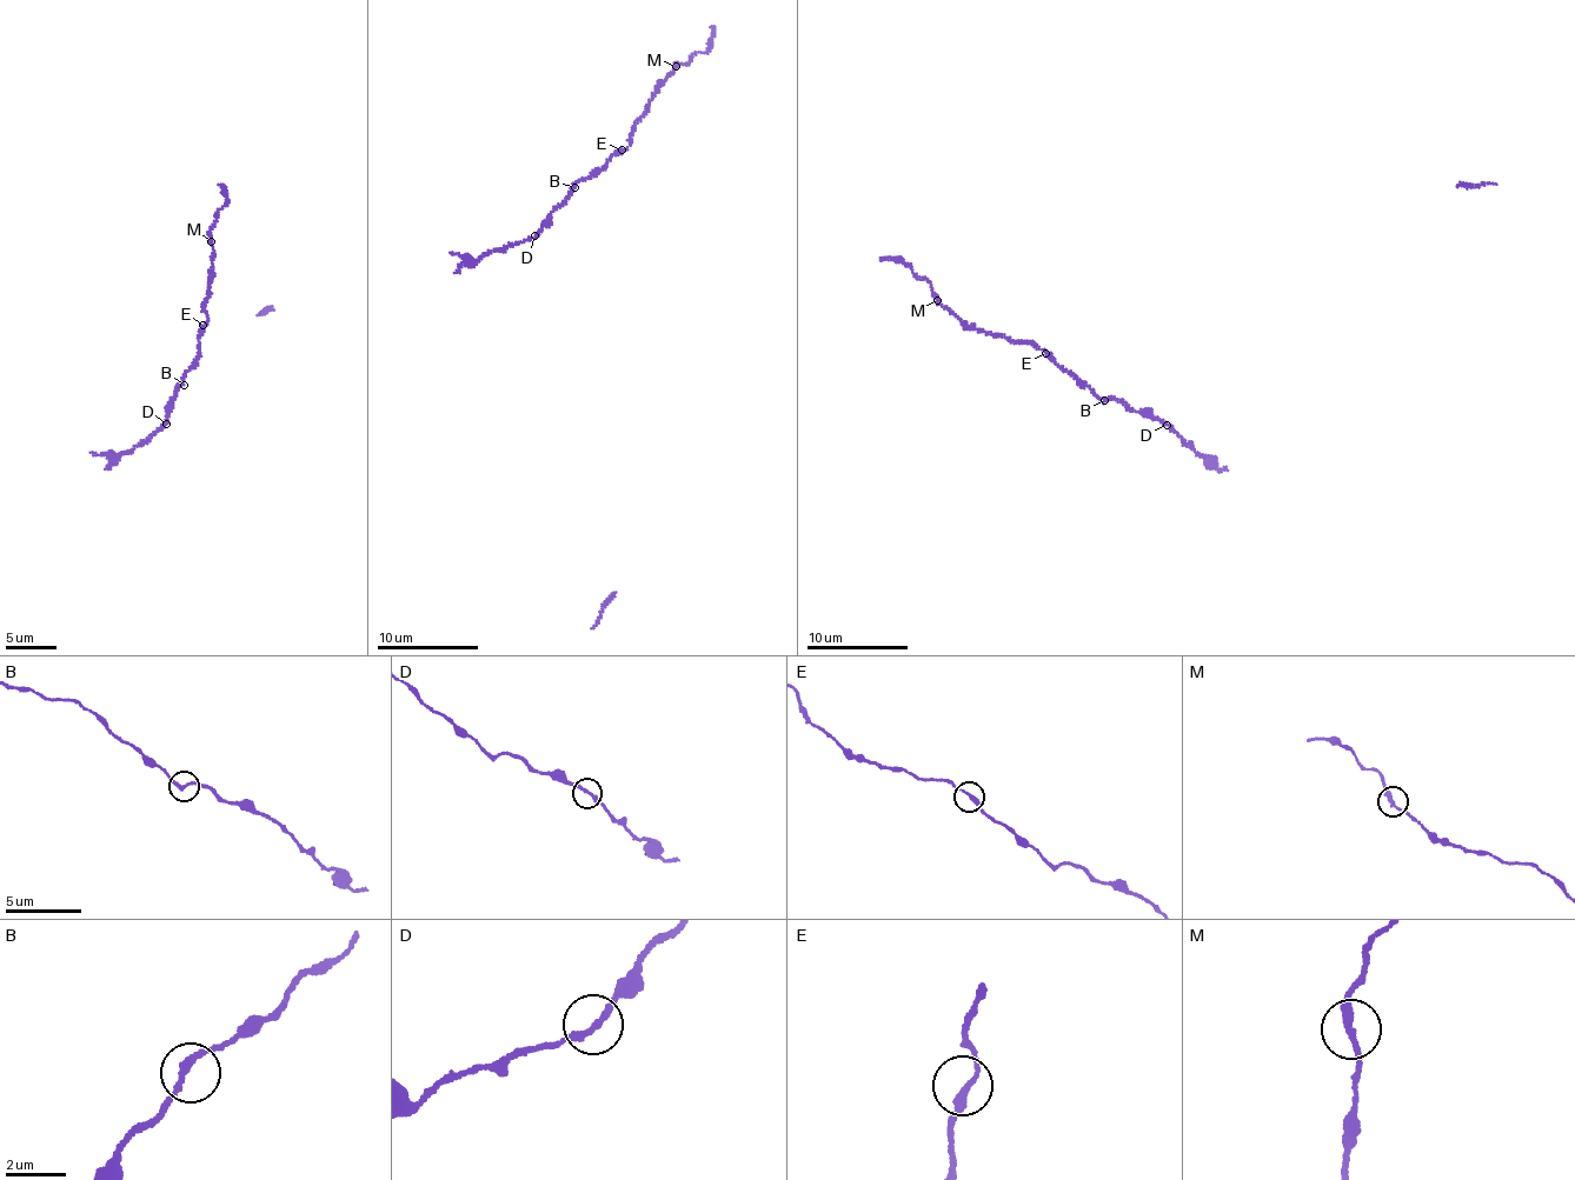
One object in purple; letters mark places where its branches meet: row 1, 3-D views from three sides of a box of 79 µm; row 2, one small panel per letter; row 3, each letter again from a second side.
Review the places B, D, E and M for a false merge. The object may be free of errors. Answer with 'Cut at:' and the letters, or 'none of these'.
Cut at: none of these

